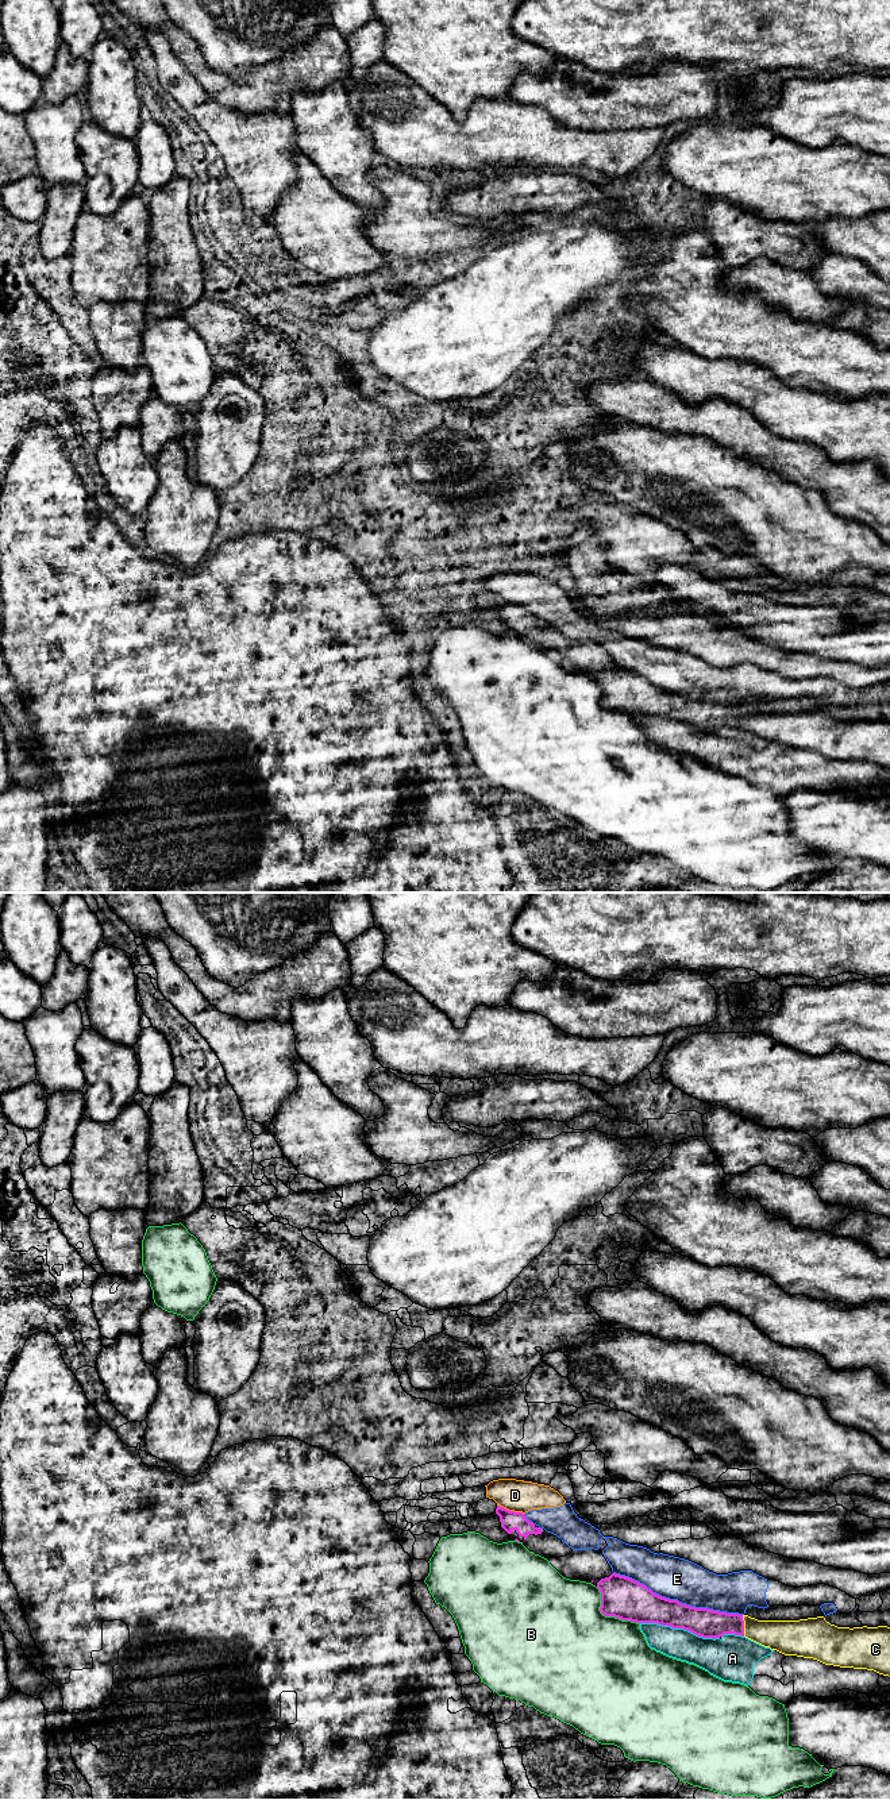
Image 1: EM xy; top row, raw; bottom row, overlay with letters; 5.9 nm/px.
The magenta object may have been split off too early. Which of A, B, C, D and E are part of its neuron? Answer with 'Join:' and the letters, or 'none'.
Join: C

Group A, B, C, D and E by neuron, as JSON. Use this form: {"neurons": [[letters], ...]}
{"neurons": [["A"], ["B"], ["C"], ["D", "E"]]}

